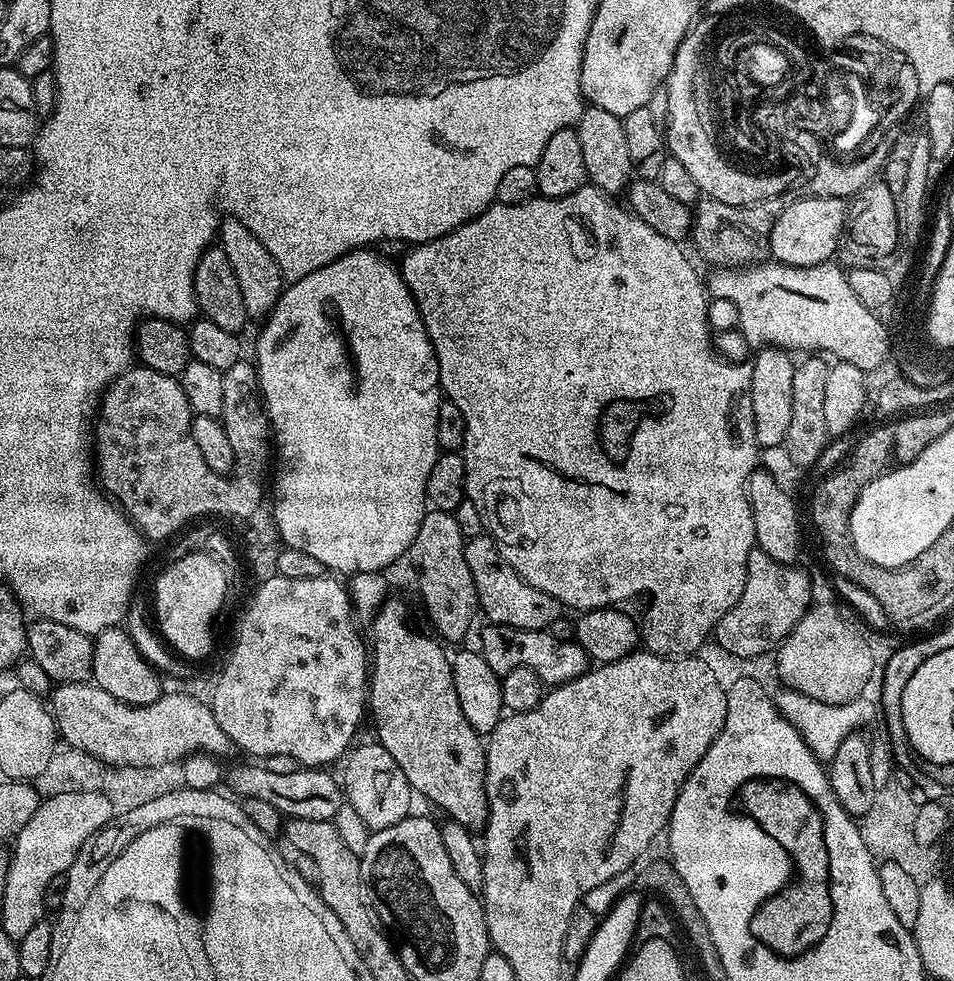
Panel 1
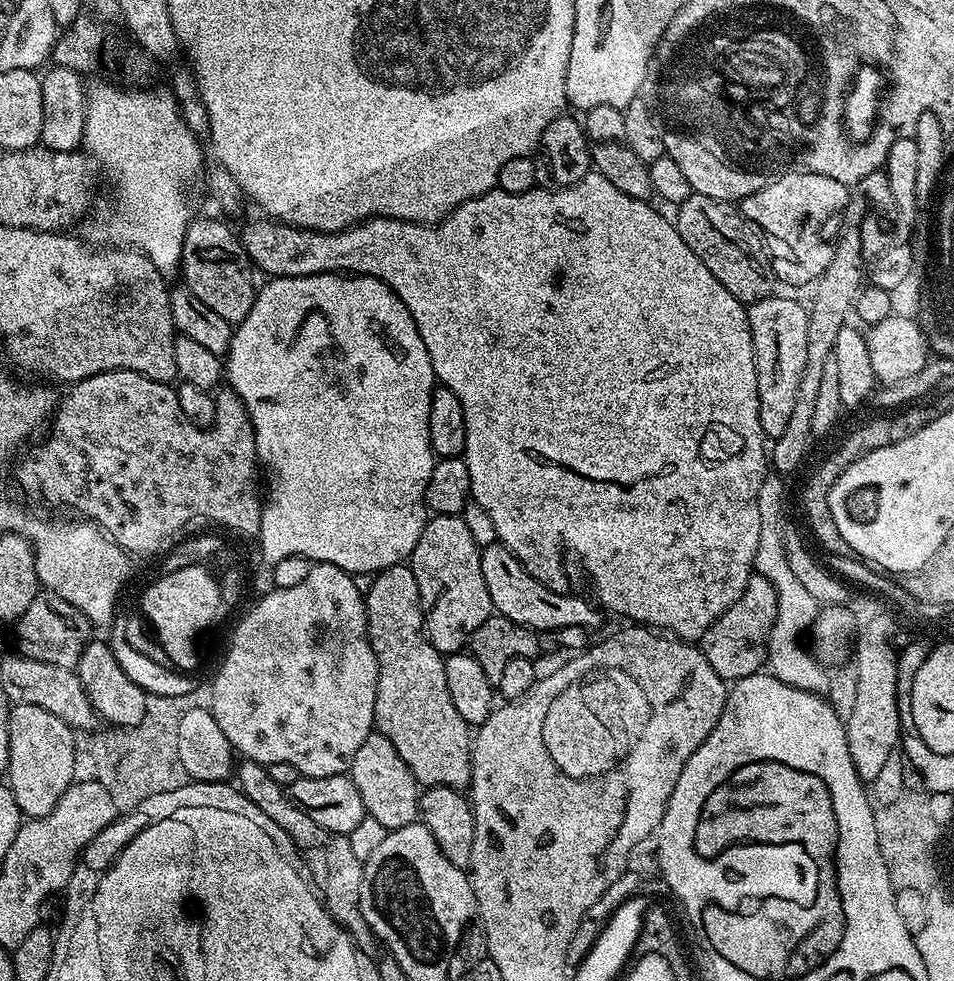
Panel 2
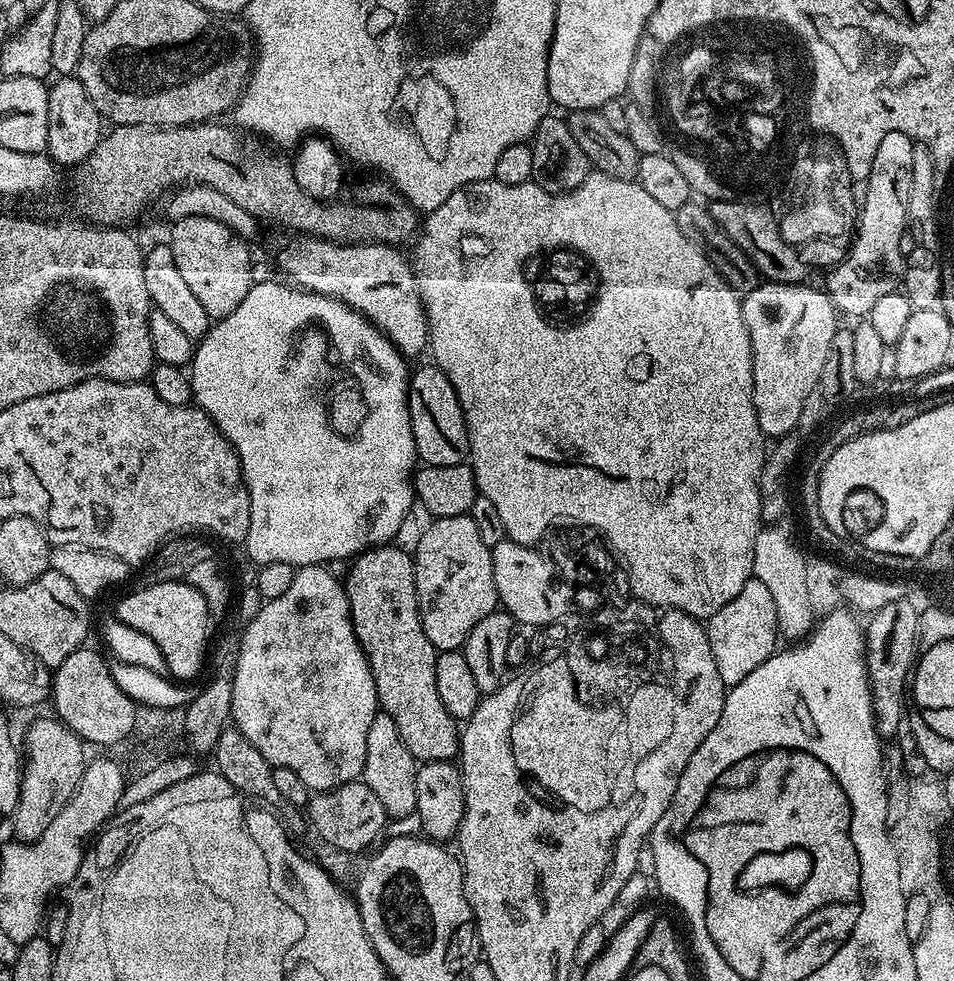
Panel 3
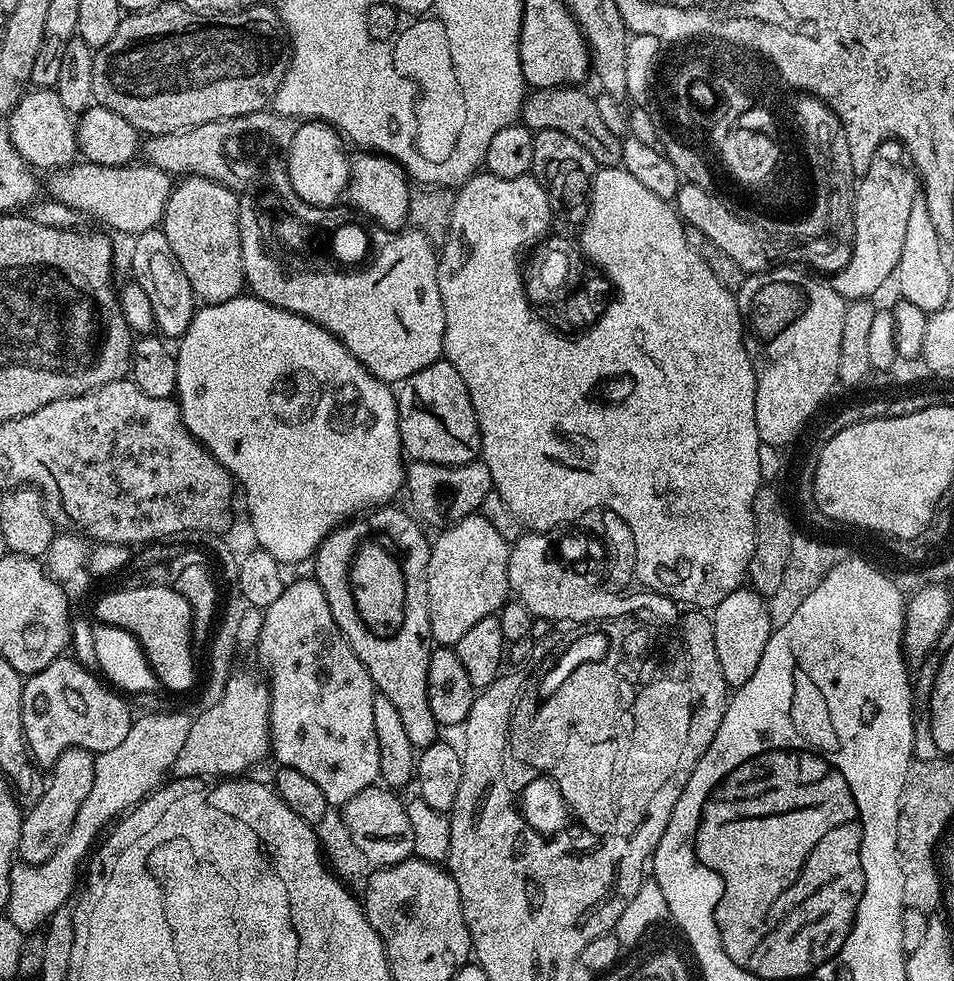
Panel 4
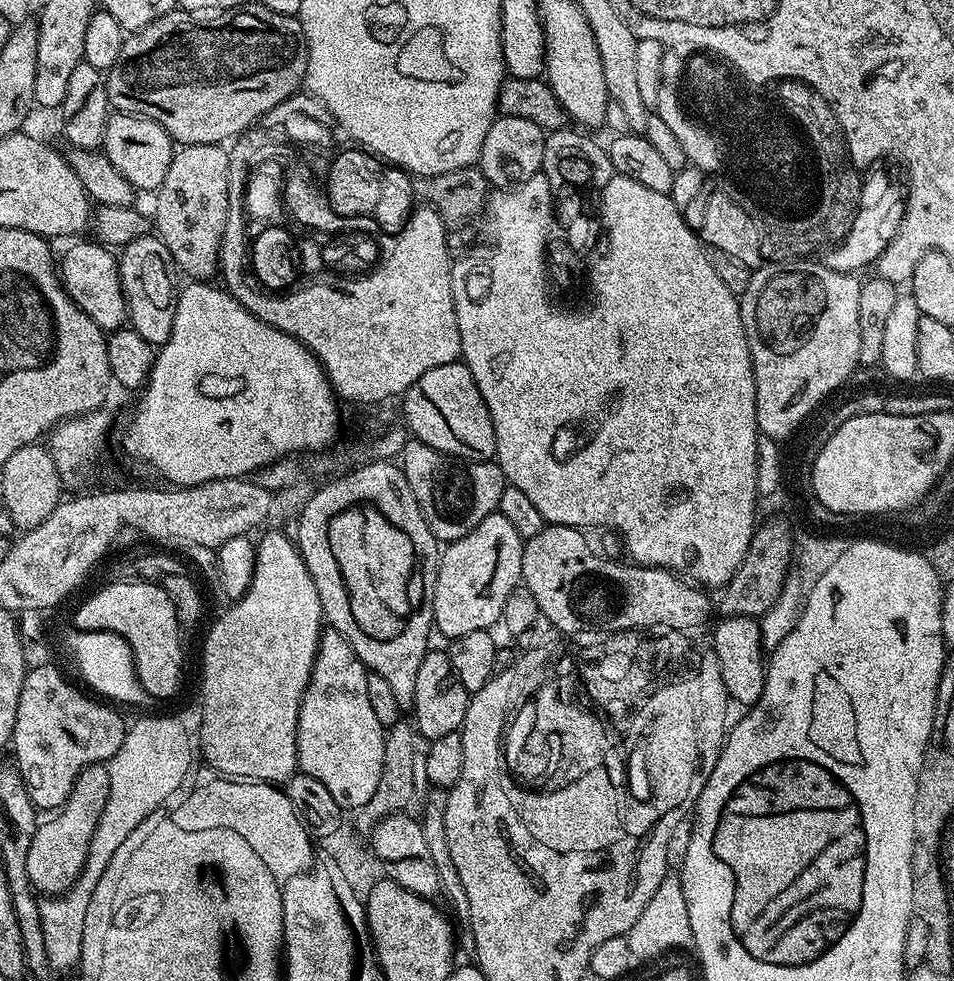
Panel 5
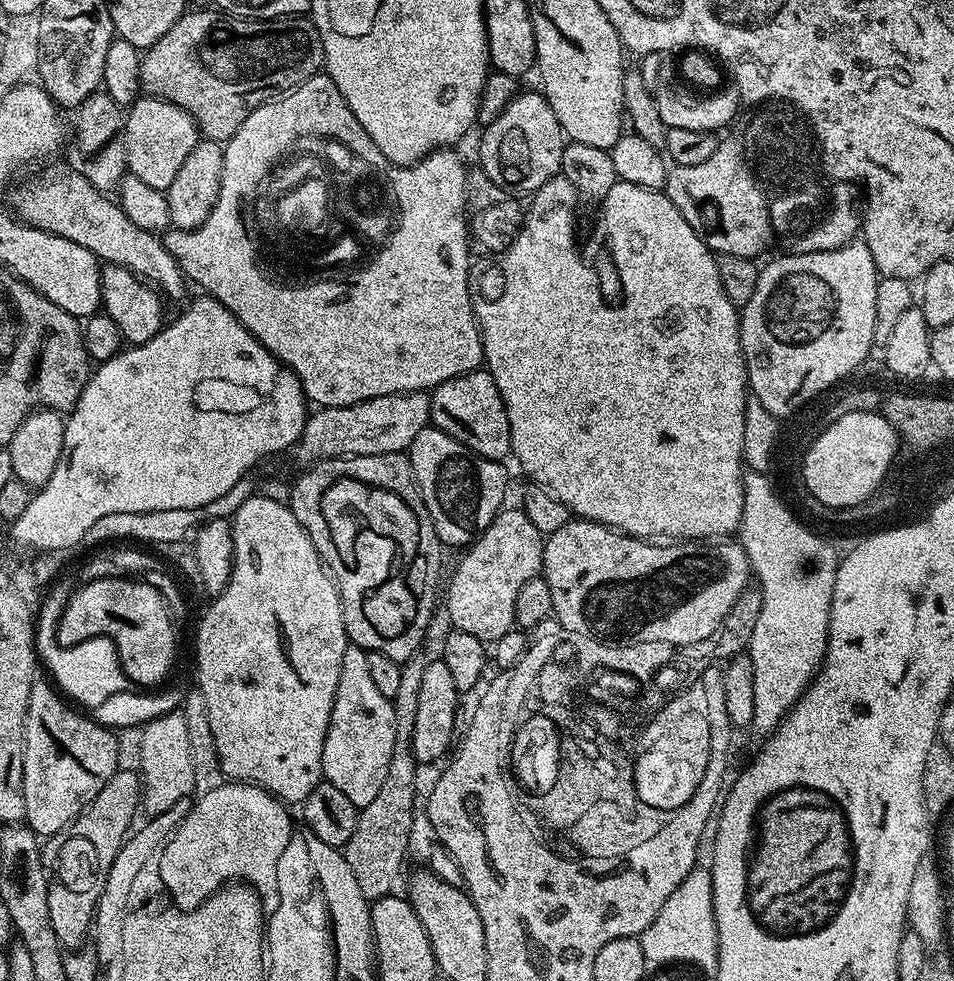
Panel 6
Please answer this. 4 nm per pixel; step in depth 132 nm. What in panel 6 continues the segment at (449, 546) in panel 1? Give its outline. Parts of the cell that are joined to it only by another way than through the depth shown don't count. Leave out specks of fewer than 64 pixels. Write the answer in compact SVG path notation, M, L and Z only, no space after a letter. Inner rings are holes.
M505 507L496 513L490 526L471 544L467 545L464 557L456 564L452 572L452 581L448 584L448 616L452 619L451 627L458 632L474 634L474 638L485 642L495 642L502 634L513 631L515 620L514 604L518 590L530 579L541 575L544 566L544 542L538 526L526 518L523 507Z

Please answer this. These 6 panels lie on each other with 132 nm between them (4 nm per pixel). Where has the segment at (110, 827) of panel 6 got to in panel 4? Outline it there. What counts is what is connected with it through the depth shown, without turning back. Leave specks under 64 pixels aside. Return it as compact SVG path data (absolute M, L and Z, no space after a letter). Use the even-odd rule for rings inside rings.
M71 748L62 753L51 765L52 777L47 777L36 805L23 813L22 834L18 838L18 856L25 864L41 864L54 854L54 850L66 838L82 802L90 795L90 786L94 786L94 762L96 756L84 748Z

